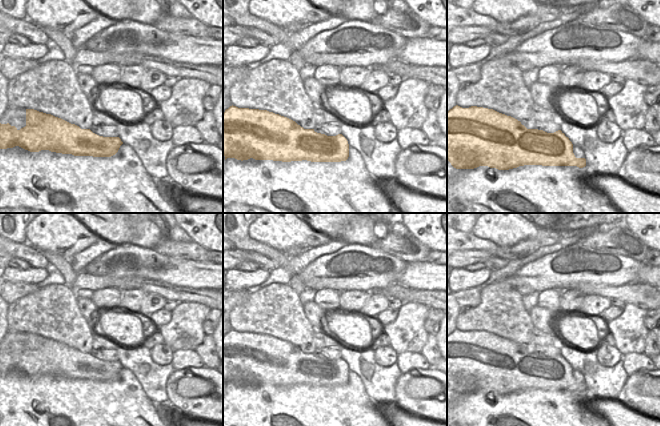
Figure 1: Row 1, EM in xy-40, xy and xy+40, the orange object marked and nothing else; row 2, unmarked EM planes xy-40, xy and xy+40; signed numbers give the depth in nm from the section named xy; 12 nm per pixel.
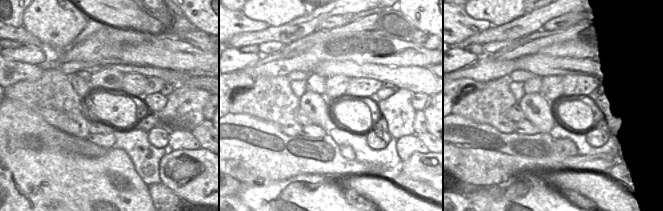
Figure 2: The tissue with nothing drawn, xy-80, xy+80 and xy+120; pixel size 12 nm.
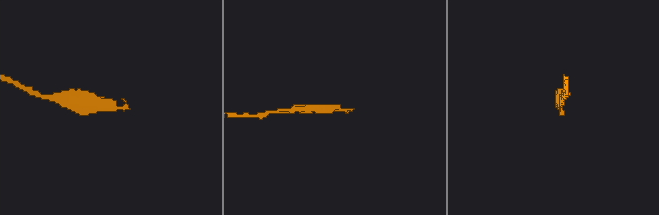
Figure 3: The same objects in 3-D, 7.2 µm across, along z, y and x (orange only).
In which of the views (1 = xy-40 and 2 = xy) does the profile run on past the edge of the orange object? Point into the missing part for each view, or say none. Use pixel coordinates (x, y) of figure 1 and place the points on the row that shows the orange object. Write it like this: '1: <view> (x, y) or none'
1: none
2: none

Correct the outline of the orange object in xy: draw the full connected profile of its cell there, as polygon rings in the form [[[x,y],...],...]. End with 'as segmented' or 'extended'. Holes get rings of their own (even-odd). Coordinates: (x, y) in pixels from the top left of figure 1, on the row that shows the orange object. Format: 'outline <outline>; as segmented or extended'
outline [[[230,106],[223,112],[223,155],[237,160],[273,160],[282,162],[341,162],[349,157],[349,144],[342,135],[327,136],[304,129],[295,121],[267,110]]]; as segmented

